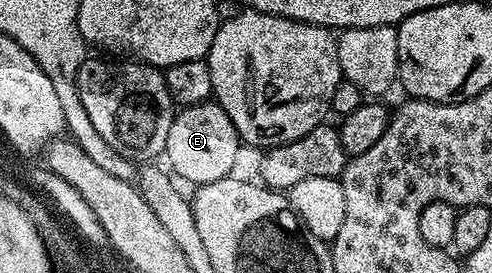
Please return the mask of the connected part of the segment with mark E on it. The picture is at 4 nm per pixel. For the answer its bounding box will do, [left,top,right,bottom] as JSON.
[164,101,240,187]

